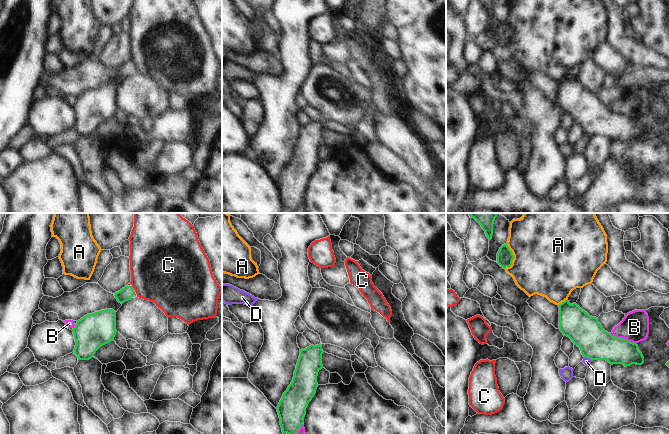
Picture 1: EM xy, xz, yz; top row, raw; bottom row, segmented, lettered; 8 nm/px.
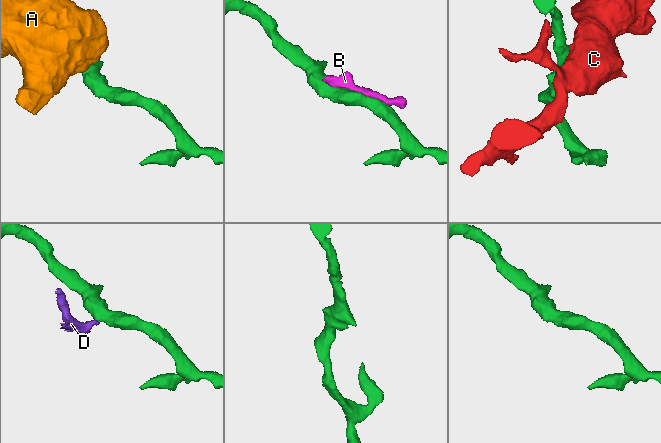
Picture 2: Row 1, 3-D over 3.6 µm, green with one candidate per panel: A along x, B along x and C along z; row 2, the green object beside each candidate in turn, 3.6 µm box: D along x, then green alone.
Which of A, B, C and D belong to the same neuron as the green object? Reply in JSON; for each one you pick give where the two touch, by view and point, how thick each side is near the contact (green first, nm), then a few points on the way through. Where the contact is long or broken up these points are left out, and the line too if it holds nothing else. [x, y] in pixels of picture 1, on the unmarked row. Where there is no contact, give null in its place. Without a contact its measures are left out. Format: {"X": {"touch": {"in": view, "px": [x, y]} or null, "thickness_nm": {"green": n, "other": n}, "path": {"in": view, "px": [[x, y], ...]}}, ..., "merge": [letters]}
{"merge": []}

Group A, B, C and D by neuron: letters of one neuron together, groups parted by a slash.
A / B / C / D

